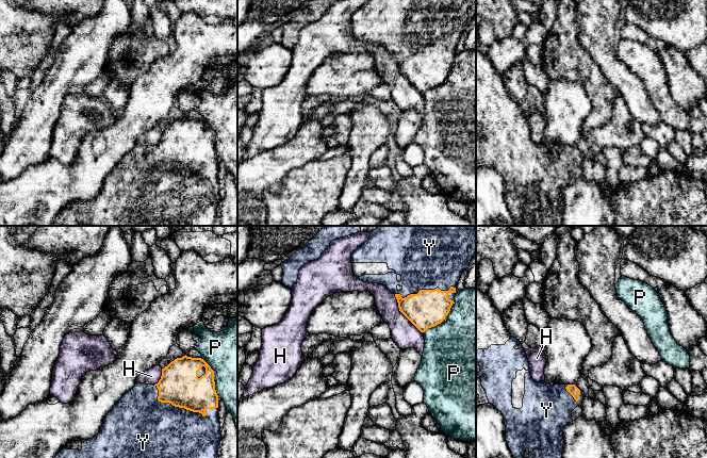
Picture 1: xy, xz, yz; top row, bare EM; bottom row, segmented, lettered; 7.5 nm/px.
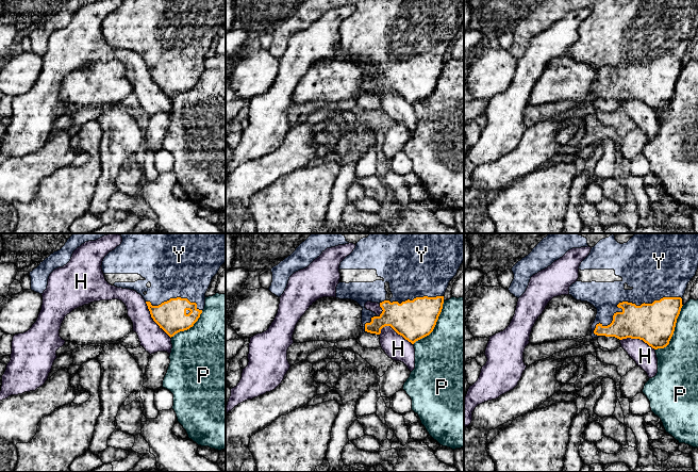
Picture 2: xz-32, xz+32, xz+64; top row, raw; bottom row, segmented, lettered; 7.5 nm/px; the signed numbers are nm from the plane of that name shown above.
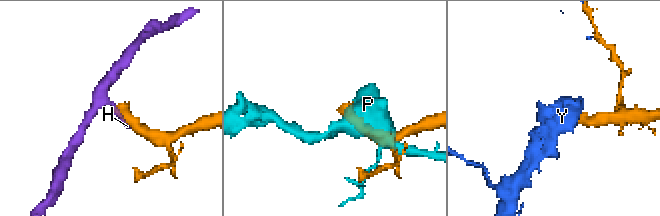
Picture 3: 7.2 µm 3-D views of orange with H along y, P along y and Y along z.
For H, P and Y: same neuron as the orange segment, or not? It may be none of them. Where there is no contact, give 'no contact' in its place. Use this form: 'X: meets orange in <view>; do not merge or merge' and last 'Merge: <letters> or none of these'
H: meets orange in xz; do not merge
P: meets orange in xy; do not merge
Y: meets orange in xy; merge
Merge: Y

